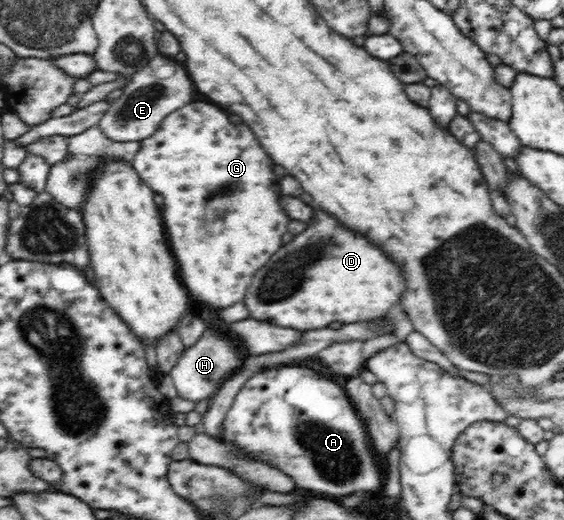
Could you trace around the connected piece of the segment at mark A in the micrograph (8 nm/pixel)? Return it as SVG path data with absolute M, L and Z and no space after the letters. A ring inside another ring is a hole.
M299 363L267 368L251 376L237 392L230 412L223 420L221 438L222 442L243 449L247 455L259 455L263 462L281 469L298 487L333 499L353 500L353 494L359 490L376 495L376 490L383 488L387 480L387 469L381 472L385 465L377 464L364 422L345 389Z

